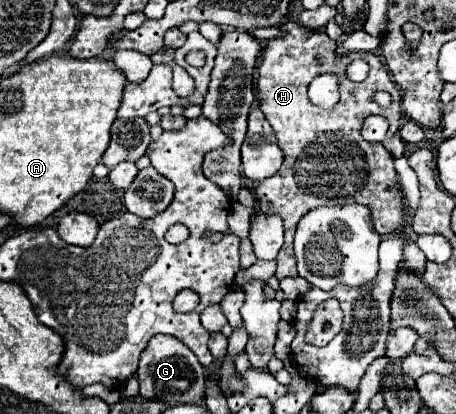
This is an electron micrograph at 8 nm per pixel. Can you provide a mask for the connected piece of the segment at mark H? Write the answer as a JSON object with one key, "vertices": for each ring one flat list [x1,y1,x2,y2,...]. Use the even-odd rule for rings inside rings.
{"vertices":[[297,21,283,23,281,31,283,35,269,39,261,51,257,99,277,135,285,161,273,177,263,179,255,189,259,209,281,215,285,223,285,243,277,255,277,279,297,275,293,233,299,219,319,205,361,203,371,209,379,235,405,231,405,201,401,189,397,191,399,181,393,169,393,157,381,143,369,143,361,137,363,121,369,115,383,115,389,121,389,135,395,135,401,125,401,95,387,67,373,53,347,53,337,57,337,45,325,31,305,31],[353,59,365,59,371,67,367,79,361,83,351,83,345,77,345,67],[323,73,337,75,339,103,333,109,315,107,307,97,309,83],[377,91,391,93,393,103,389,109,381,109,373,103,373,93]]}

